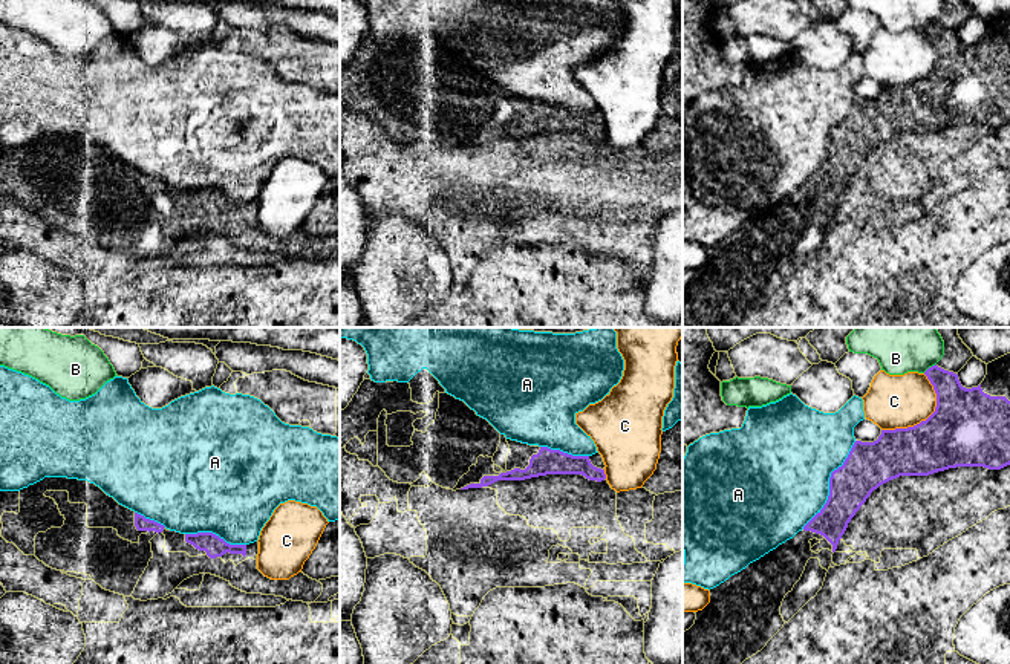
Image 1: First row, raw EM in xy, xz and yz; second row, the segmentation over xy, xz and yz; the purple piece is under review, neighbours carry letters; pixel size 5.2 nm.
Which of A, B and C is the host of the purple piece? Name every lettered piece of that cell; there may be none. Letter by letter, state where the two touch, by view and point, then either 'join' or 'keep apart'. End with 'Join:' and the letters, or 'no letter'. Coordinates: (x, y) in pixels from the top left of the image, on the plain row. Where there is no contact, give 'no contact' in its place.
A: yz (830, 141) | keep apart
B: yz (929, 25) | keep apart
C: yz (928, 75) | keep apart
Join: no letter

